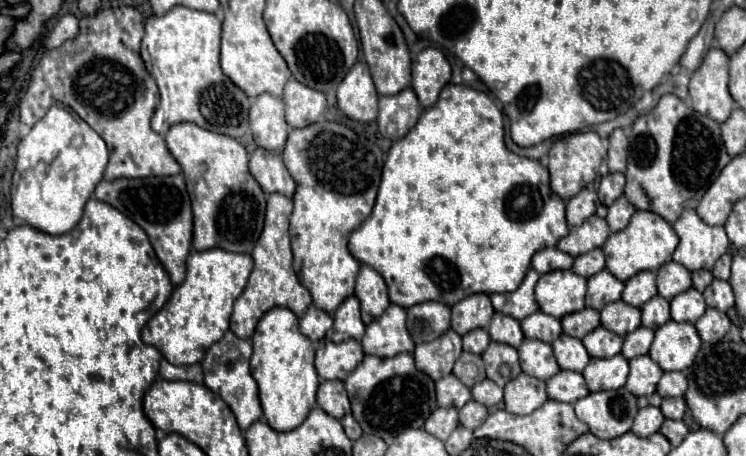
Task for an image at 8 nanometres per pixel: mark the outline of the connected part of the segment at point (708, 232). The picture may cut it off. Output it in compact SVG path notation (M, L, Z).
M688 208L676 220L674 230L680 238L680 244L672 256L674 262L694 270L712 270L714 262L728 250L728 236L722 226L708 226L696 210Z

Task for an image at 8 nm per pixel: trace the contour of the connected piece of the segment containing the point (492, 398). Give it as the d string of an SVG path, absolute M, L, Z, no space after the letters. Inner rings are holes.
M482 380L472 388L472 396L476 402L484 404L484 406L496 406L502 402L502 388L496 386L492 380Z

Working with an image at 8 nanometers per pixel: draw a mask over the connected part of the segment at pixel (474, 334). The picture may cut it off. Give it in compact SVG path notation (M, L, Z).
M478 328L478 330L472 330L472 332L464 334L462 340L464 340L464 352L482 354L490 344L490 334L486 330Z

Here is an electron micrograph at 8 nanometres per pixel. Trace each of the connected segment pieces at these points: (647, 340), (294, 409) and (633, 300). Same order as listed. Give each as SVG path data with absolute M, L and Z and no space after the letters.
M644 326L636 328L634 332L630 332L630 334L624 338L622 356L630 360L630 358L636 358L636 356L648 354L652 340L654 340L654 330L652 330L652 328L644 328Z
M272 308L264 318L260 318L252 336L252 346L254 354L250 358L250 368L260 388L266 422L278 432L294 430L316 406L316 390L320 382L314 368L314 344L300 334L298 318L292 310Z
M638 272L626 282L622 300L630 306L642 308L650 298L658 294L656 290L656 274L654 272Z

